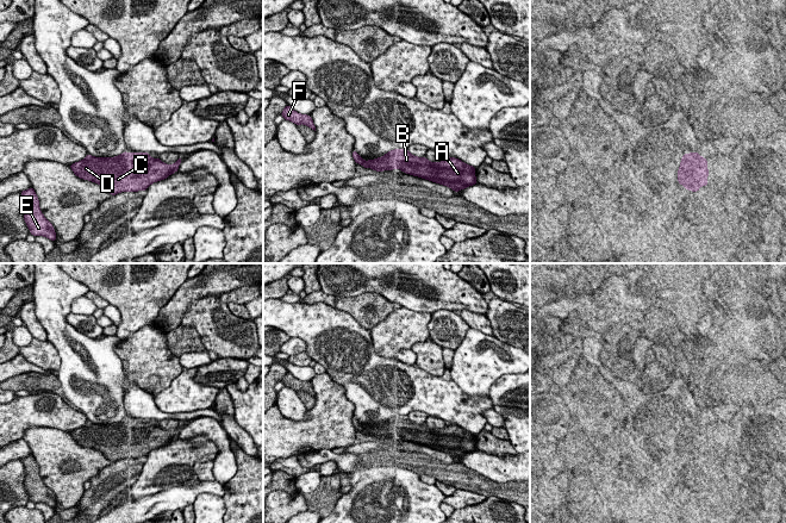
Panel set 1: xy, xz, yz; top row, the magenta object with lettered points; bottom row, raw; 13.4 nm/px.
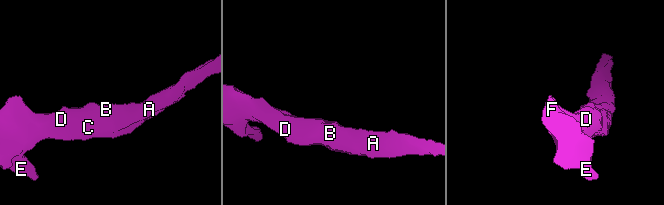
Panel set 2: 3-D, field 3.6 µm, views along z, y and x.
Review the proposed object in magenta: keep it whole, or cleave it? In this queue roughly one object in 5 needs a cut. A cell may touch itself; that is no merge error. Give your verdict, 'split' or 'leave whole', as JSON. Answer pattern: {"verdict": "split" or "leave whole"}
{"verdict": "leave whole"}

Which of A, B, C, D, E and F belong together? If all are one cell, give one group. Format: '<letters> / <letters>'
A B C D E F

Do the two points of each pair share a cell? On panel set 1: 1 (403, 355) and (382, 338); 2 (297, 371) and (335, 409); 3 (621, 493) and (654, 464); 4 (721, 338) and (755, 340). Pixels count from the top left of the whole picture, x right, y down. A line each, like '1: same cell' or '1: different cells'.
1: different cells
2: different cells
3: same cell
4: different cells

